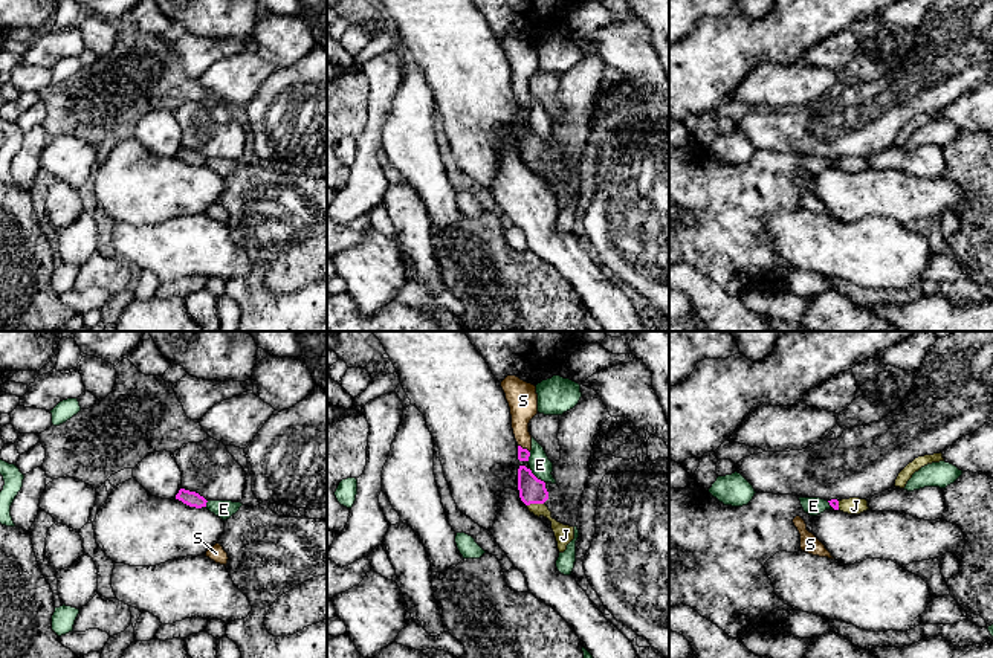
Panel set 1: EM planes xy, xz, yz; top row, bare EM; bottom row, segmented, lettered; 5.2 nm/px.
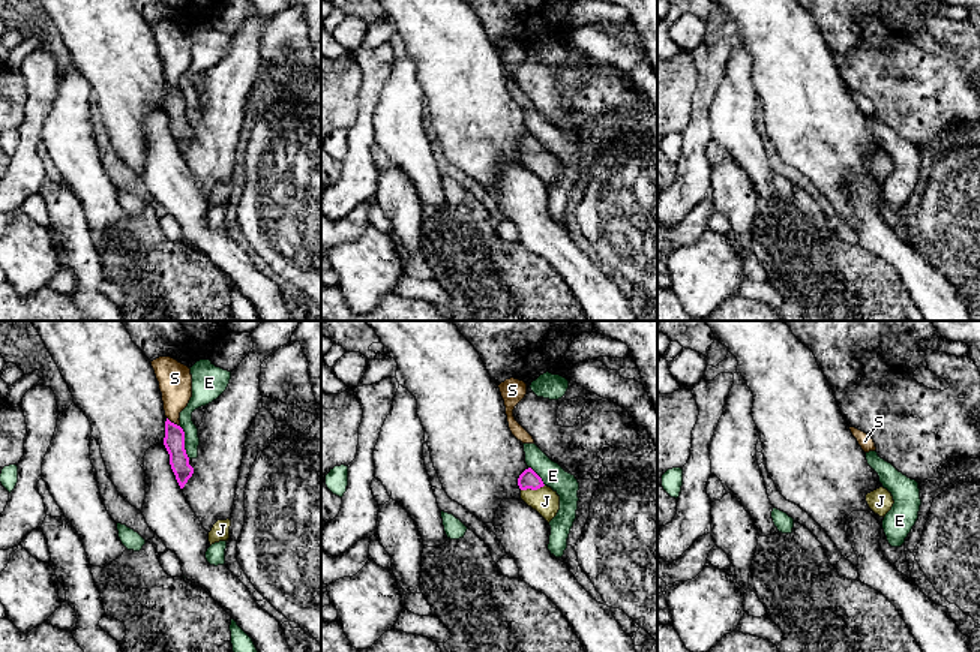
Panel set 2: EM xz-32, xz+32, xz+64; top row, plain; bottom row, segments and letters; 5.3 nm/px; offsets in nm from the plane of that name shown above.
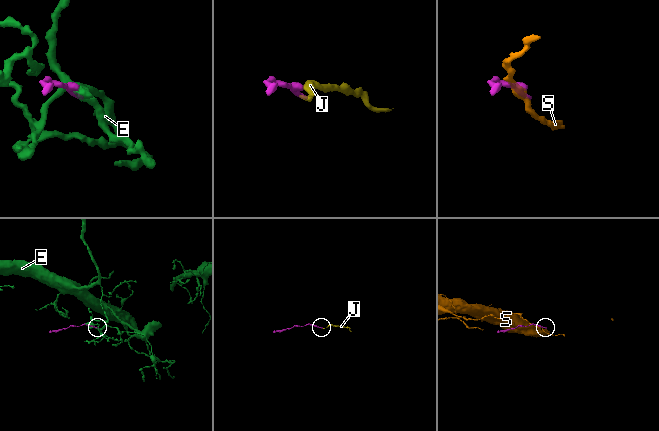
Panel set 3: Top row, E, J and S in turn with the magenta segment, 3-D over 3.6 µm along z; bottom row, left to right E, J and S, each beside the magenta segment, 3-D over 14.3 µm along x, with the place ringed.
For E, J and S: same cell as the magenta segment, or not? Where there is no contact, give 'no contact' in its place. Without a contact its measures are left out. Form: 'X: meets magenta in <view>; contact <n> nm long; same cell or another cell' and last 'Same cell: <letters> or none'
E: meets magenta in xz; contact 120 nm long; another cell
J: meets magenta in xz; contact 90 nm long; same cell
S: meets magenta in xz; contact 80 nm long; another cell
Same cell: J

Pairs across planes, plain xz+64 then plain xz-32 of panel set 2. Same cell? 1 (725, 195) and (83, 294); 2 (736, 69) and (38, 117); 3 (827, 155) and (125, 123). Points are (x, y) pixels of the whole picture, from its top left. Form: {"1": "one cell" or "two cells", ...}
{"1": "one cell", "2": "two cells", "3": "one cell"}

